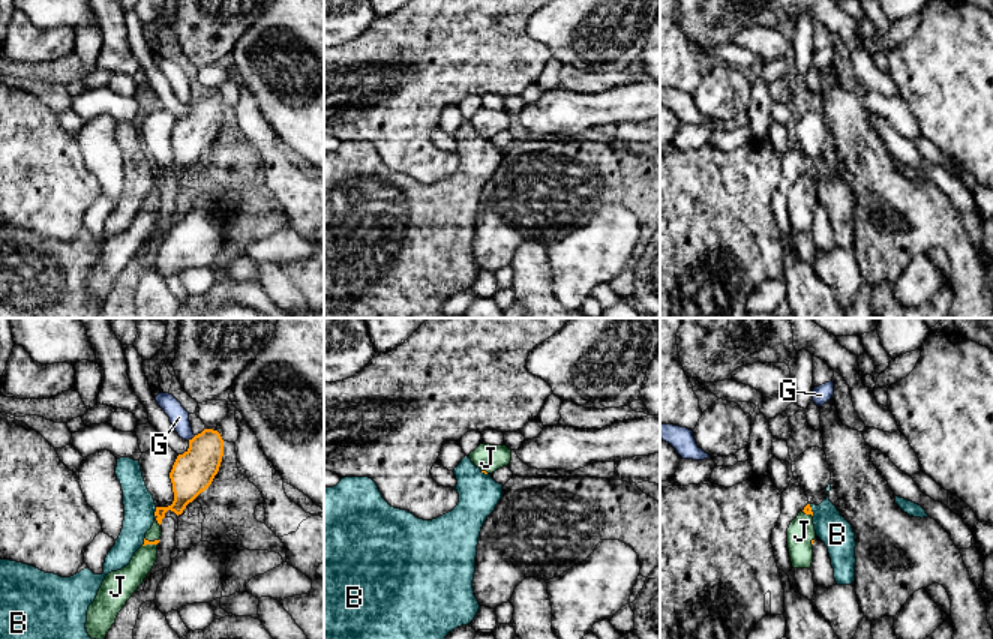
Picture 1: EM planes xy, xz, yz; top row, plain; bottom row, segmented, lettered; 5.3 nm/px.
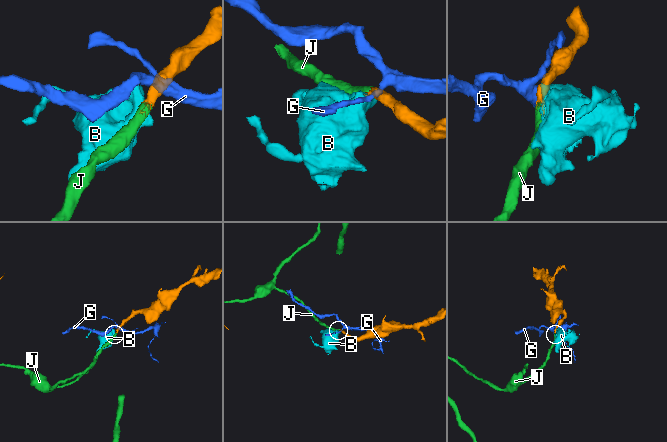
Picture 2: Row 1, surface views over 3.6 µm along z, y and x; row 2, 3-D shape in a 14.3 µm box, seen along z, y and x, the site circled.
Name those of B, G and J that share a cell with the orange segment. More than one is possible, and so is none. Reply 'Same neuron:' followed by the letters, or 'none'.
Same neuron: J

